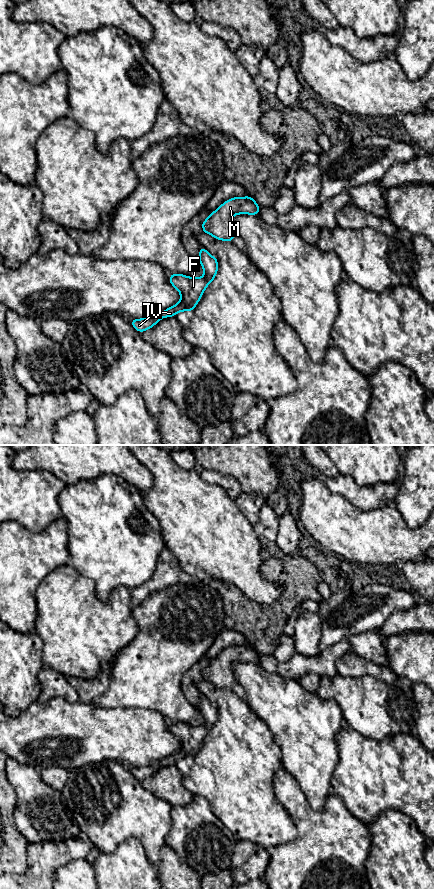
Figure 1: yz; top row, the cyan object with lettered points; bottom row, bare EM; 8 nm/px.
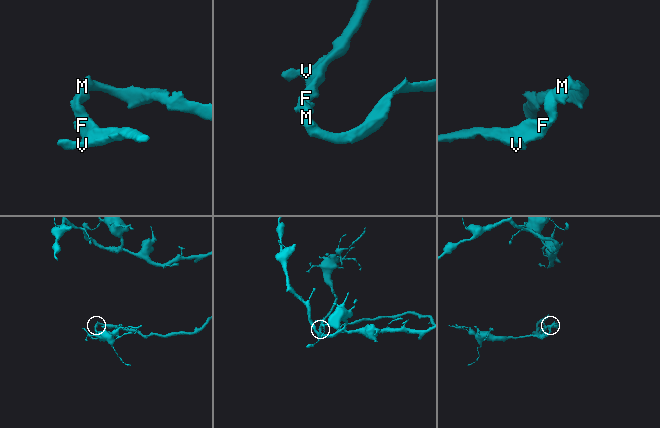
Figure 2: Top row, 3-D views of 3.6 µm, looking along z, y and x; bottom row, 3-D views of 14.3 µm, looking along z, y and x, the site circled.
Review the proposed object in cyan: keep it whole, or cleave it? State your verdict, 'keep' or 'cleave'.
keep

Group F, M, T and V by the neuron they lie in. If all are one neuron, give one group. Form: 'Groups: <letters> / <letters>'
Groups: F M T V

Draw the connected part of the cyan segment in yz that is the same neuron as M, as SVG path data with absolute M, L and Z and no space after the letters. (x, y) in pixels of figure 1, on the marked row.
M233 197L222 203L222 205L209 217L202 222L202 232L212 235L214 238L232 242L237 235L233 225L232 217L234 214L259 215L260 205L253 198Z

